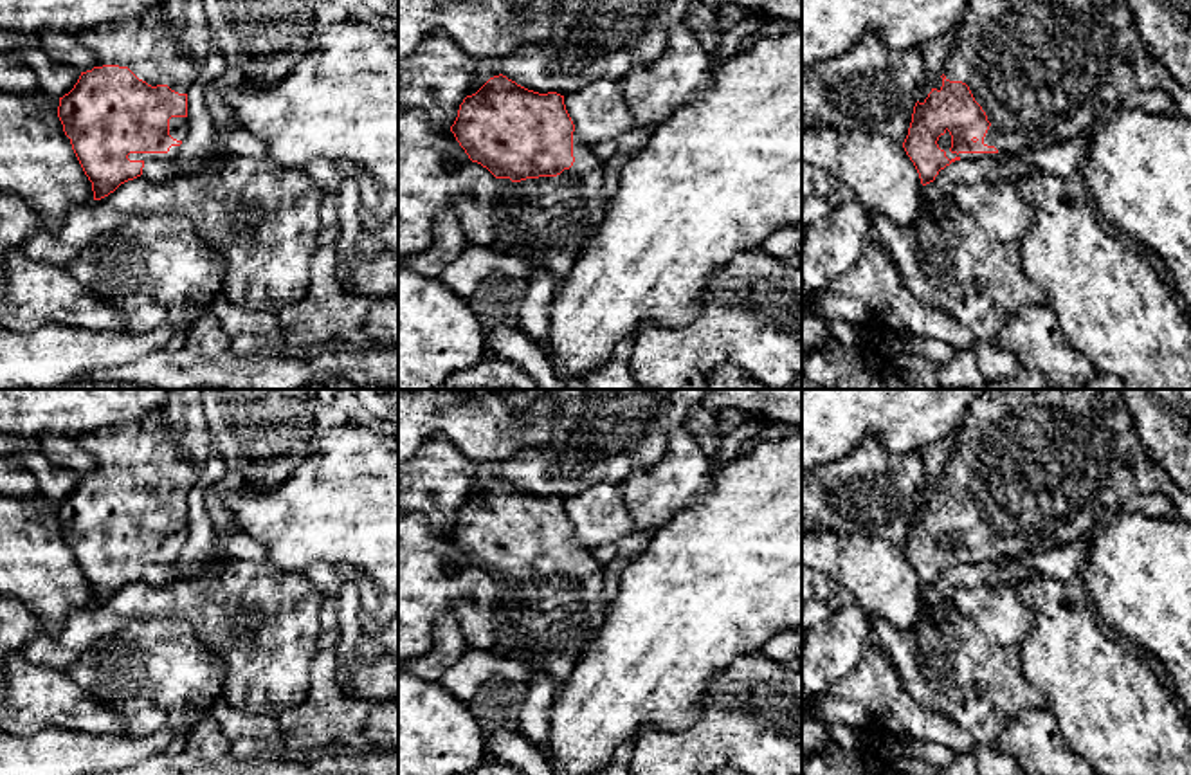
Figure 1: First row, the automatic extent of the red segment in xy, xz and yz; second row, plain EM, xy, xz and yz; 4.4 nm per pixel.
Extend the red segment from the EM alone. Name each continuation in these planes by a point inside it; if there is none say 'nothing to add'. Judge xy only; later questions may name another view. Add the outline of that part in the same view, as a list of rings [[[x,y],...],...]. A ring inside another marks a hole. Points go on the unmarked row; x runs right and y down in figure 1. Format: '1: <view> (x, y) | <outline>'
1: xy (143, 447) | [[[159,411],[128,424],[85,433],[77,443],[94,458],[95,470],[128,470],[151,490],[168,488],[178,497],[187,497],[200,479],[202,470],[173,443]]]

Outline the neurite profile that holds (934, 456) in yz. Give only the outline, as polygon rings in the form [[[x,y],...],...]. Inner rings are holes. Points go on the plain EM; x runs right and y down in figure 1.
[[[957,431],[921,451],[924,479],[919,488],[917,505],[924,506],[928,497],[935,492],[935,485],[944,478],[946,461],[955,449]]]

